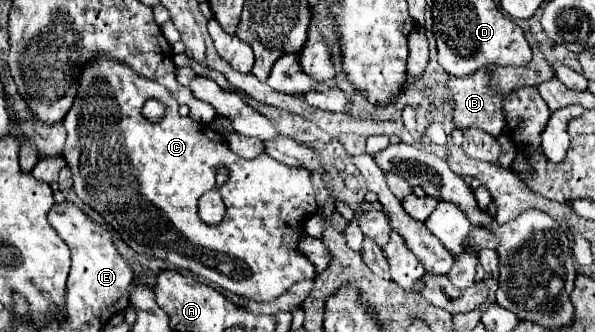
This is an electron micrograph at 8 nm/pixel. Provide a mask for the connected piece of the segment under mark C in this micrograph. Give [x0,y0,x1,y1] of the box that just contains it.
[63,56,319,302]

